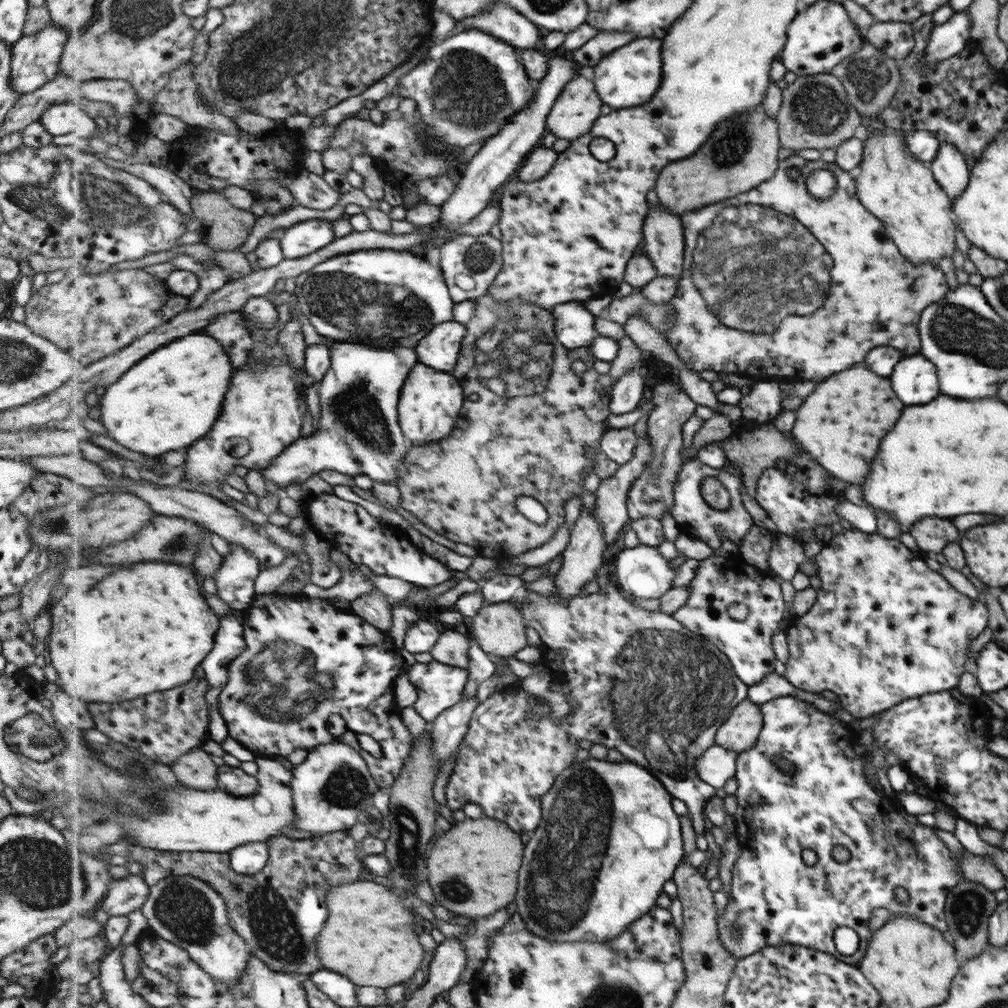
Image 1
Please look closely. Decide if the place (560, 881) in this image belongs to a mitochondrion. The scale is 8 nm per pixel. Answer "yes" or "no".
yes

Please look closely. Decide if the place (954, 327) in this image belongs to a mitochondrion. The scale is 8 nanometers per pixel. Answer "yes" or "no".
yes

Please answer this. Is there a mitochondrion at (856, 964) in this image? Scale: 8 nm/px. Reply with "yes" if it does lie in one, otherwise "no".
no

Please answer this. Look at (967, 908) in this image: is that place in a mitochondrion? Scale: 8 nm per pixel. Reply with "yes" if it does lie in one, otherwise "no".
yes

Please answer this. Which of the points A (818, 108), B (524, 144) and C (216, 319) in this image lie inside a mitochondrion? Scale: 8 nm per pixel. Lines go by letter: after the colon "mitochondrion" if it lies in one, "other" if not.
A: mitochondrion
B: other
C: other

